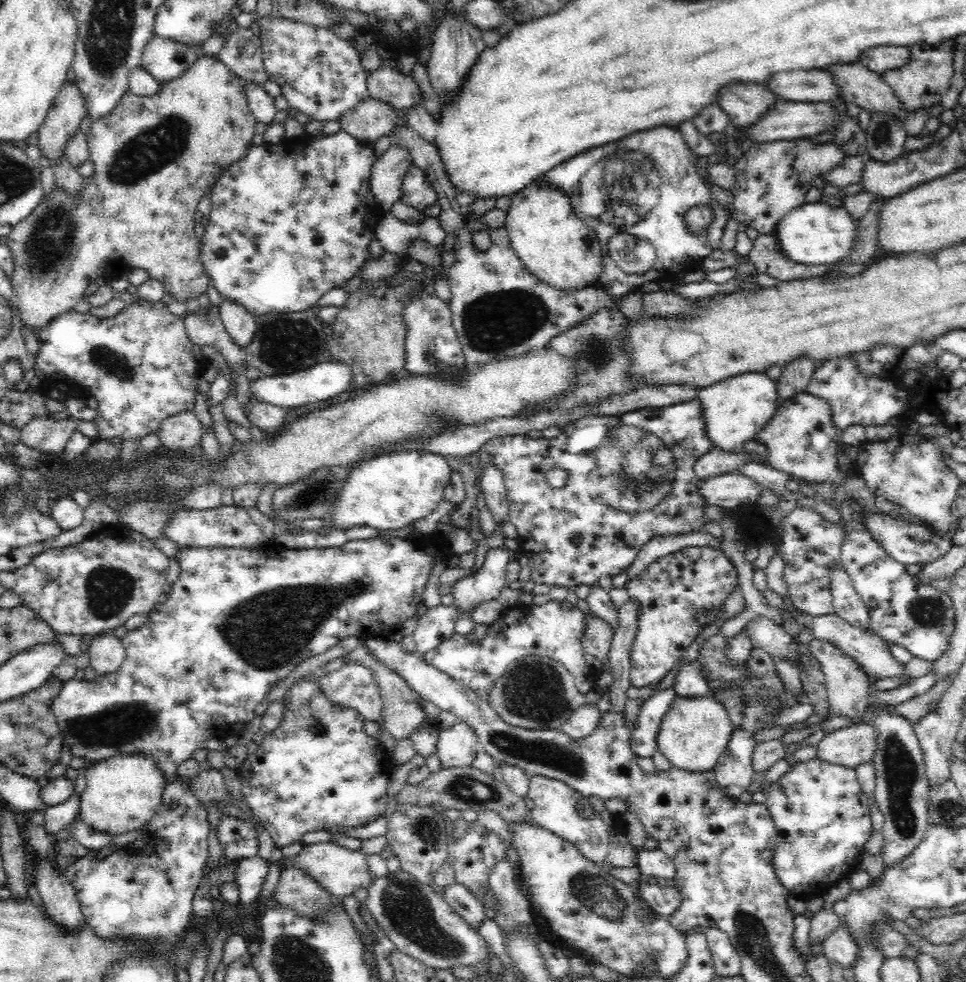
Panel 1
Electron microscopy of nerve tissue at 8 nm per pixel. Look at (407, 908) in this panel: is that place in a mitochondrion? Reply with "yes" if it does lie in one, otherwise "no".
yes

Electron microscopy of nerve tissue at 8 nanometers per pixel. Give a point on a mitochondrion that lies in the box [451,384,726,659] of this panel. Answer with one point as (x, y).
(639, 474)

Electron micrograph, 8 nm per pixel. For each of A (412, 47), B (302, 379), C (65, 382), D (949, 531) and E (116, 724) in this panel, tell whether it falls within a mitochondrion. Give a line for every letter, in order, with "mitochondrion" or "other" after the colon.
A: other
B: other
C: other
D: other
E: mitochondrion

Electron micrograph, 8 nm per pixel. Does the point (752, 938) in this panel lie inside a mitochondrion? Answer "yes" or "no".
yes

